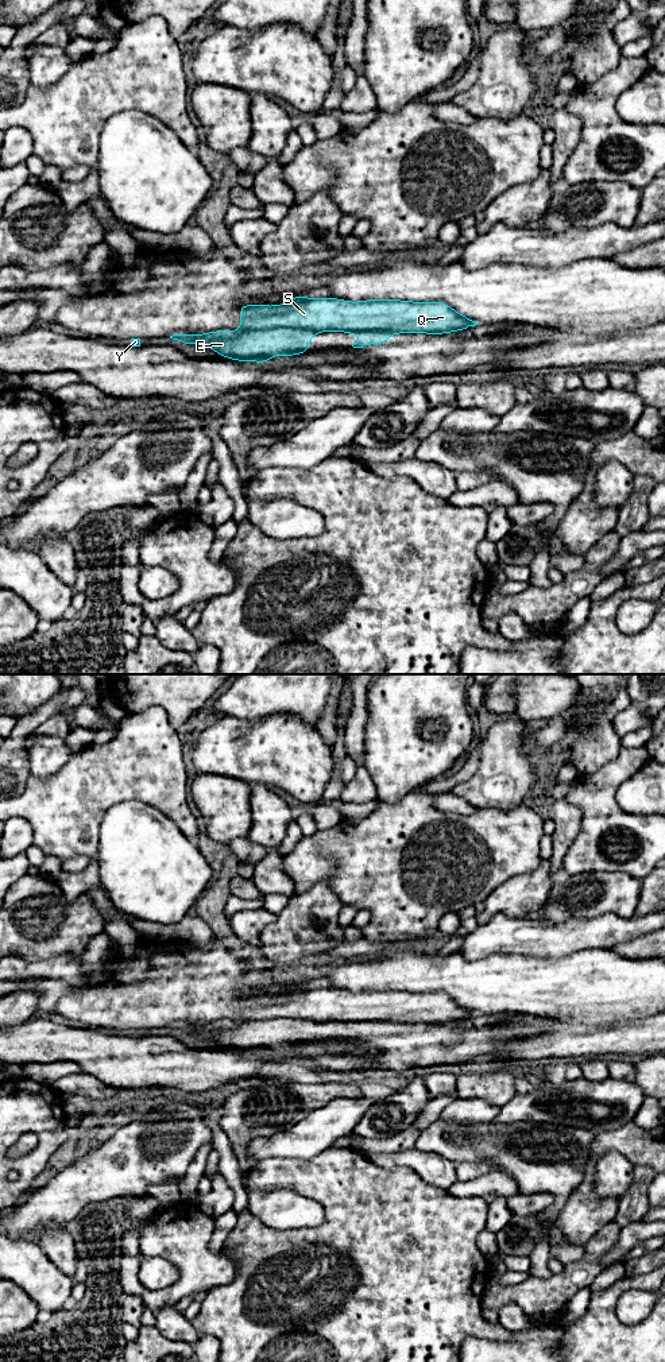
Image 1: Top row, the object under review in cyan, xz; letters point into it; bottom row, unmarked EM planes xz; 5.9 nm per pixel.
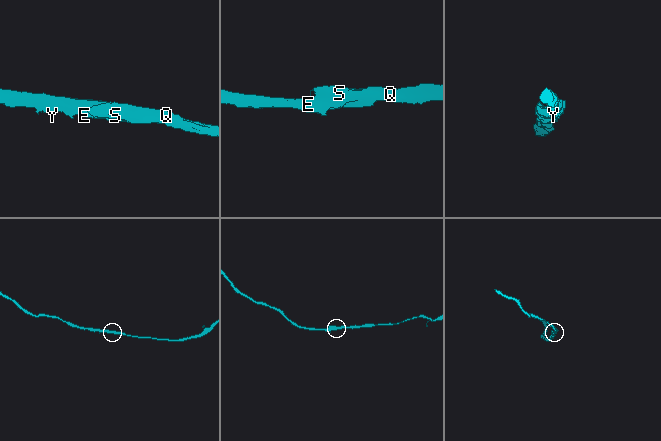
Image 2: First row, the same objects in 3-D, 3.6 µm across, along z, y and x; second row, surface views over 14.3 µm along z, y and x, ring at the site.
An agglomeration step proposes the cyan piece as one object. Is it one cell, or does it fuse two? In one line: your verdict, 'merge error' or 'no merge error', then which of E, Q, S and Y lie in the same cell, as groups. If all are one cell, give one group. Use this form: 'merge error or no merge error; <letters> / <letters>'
merge error; E Y / Q S

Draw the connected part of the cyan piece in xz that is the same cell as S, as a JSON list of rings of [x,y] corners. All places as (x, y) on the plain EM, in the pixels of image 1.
[[[295,986],[291,991],[277,995],[239,995],[241,1002],[241,1021],[258,1019],[310,1019],[314,1022],[393,1022],[393,1024],[429,1024],[442,1025],[457,1022],[478,1015],[468,1007],[459,1005],[455,999],[444,993],[410,993],[395,990],[367,990],[362,993],[348,993],[336,988],[310,990]]]

